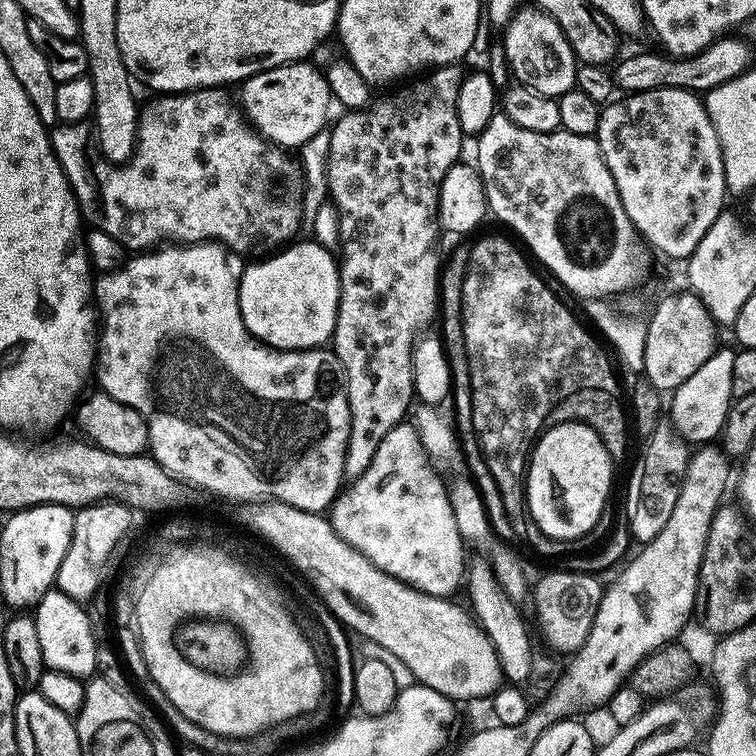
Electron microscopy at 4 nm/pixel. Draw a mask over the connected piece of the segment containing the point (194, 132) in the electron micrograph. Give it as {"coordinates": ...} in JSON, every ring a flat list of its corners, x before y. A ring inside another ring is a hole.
{"coordinates":[[217,86,152,98,156,100,145,108,143,105,138,112,136,151,120,163,94,150,91,123,57,123,50,132,52,149,80,204,83,219,116,237,128,250,152,250,165,242,176,246,215,242,245,258,264,258,295,241,303,206,301,165,295,159,292,161,285,149,256,131,233,93,231,96,228,92,231,91,227,87]]}

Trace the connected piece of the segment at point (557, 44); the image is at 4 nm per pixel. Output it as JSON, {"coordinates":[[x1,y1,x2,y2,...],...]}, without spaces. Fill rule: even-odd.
{"coordinates":[[535,6,519,8,503,32,504,56,519,83,538,90,538,94,557,98,576,87,578,61,564,31,550,14]]}

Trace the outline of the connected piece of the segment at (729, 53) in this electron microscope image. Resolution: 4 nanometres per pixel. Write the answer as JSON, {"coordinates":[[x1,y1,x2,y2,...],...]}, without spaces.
{"coordinates":[[726,34,703,48,698,54,683,58,661,54,659,51,640,52,624,60,622,58,615,65,617,68,613,69,613,80,617,89,628,94,655,88,686,88,689,92,706,94,712,88,722,86,749,71,748,62,752,58,752,52,748,49,749,41,744,38,738,40,732,36,734,35]]}

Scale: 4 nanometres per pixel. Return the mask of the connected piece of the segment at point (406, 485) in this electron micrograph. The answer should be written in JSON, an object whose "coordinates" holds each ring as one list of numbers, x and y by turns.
{"coordinates":[[408,422,394,426,394,430,382,438,382,446,374,450,374,458,366,471,355,477,332,501,330,519,336,533,347,544,354,546,354,550,370,558,378,570,398,578,419,592,448,598,465,579,466,542,458,534,458,522,454,522,454,510,450,510,445,481,440,481,431,463,433,461,422,446,415,427]]}

